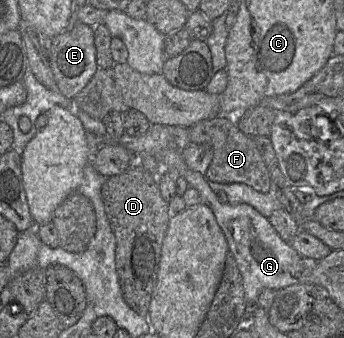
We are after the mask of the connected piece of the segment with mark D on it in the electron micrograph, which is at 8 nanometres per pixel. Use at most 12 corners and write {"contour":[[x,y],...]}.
{"contour":[[136,162],[101,189],[123,299],[148,317],[169,203]]}

